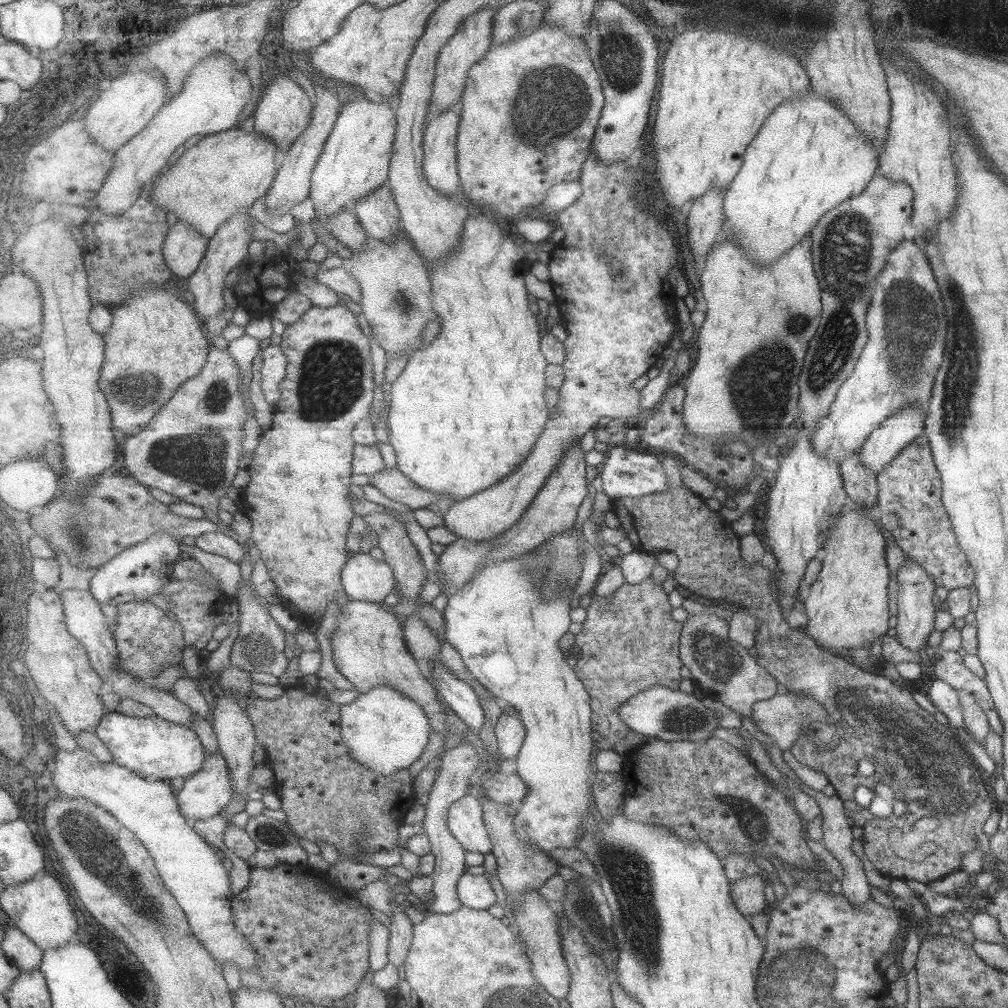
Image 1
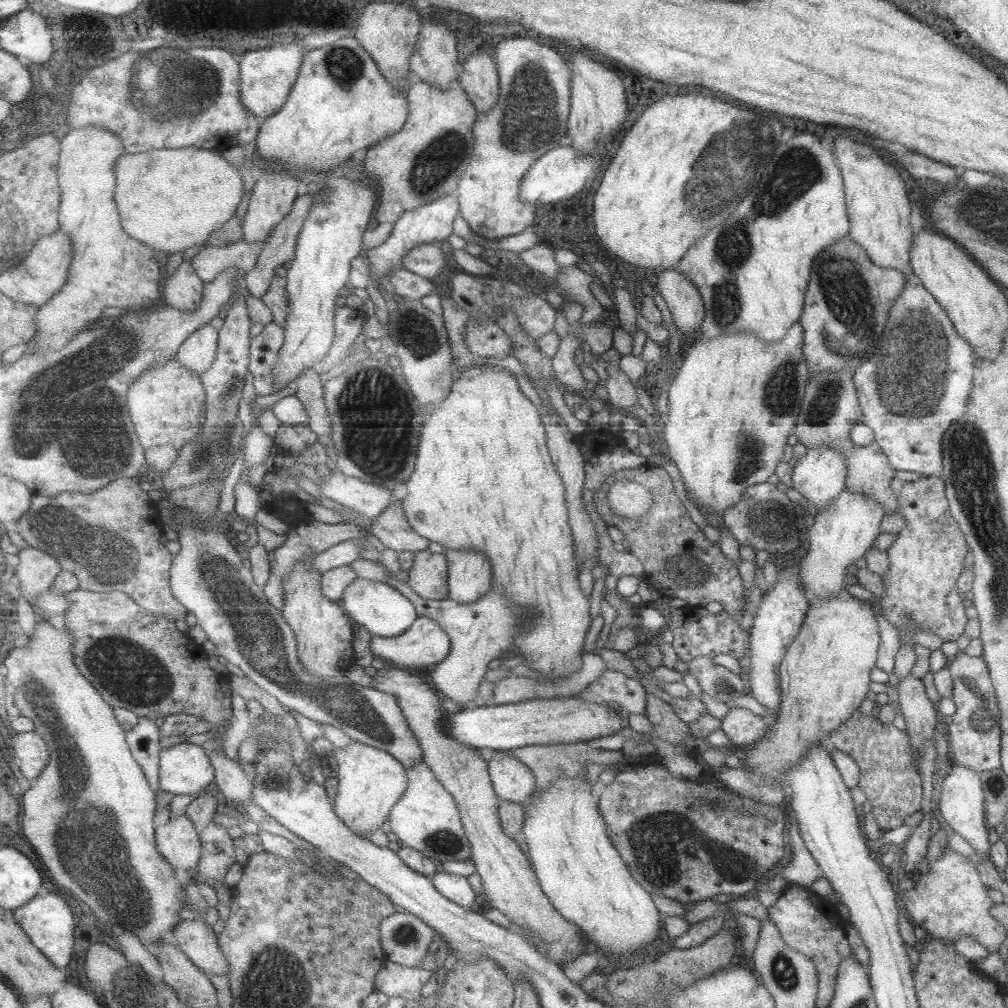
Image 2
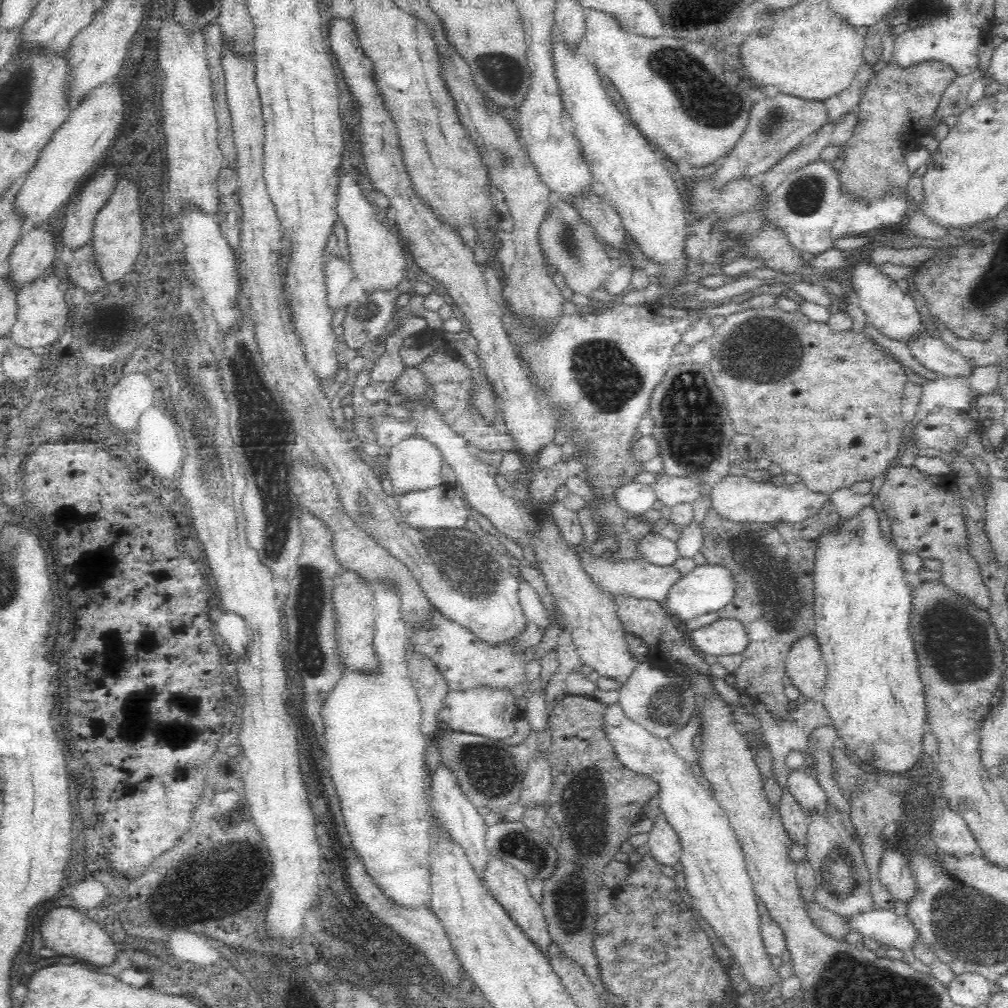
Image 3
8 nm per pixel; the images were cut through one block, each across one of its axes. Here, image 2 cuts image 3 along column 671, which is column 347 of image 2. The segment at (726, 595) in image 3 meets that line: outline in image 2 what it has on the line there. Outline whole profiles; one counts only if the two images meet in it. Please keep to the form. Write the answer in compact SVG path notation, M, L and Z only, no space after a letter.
M358 578L346 588L345 595L340 603L345 608L346 614L353 617L358 624L365 626L371 635L383 638L401 636L415 624L419 612L415 604L406 598L396 587L381 581L371 581Z

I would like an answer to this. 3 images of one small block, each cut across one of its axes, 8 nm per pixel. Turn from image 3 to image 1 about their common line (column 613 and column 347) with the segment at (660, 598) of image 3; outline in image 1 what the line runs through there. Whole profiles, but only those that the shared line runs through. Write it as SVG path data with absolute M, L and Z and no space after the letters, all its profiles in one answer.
M353 554L342 573L346 594L355 601L383 604L396 589L394 569L371 554Z

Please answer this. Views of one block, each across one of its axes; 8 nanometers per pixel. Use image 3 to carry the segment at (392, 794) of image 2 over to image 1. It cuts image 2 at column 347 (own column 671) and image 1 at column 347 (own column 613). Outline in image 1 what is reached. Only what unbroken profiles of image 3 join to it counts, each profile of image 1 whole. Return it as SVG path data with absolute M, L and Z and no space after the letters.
M377 686L367 693L359 693L349 704L341 704L343 741L353 757L369 769L385 776L400 773L423 756L431 738L431 719L421 703L390 688Z

